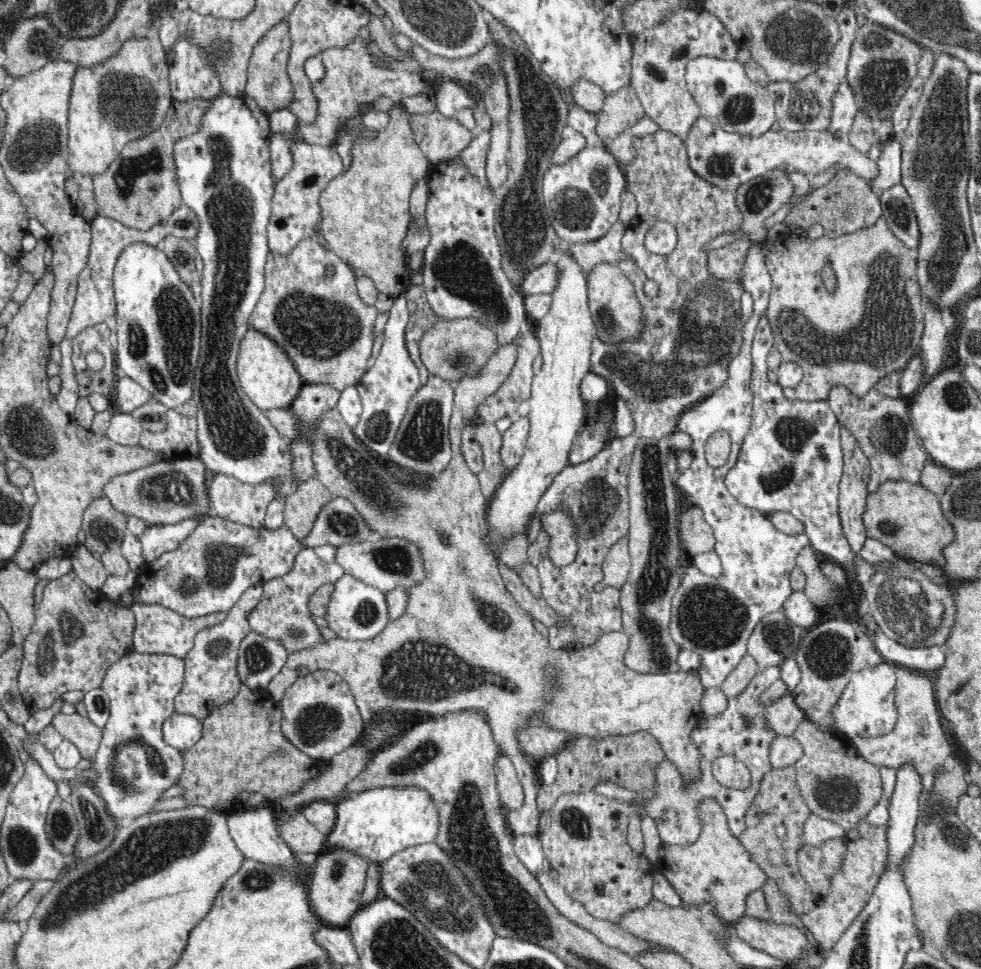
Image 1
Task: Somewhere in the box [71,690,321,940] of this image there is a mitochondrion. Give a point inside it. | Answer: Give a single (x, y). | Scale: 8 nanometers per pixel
(128, 788)

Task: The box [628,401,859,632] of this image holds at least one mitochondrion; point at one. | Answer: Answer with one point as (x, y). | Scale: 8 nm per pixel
(791, 433)

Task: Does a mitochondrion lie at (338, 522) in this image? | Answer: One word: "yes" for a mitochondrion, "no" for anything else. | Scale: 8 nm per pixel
yes

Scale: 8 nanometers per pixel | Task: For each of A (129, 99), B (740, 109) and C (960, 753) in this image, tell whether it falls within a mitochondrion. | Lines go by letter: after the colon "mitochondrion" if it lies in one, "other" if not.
A: mitochondrion
B: mitochondrion
C: other

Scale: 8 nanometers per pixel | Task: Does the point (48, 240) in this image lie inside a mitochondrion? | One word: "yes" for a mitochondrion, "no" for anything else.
no

